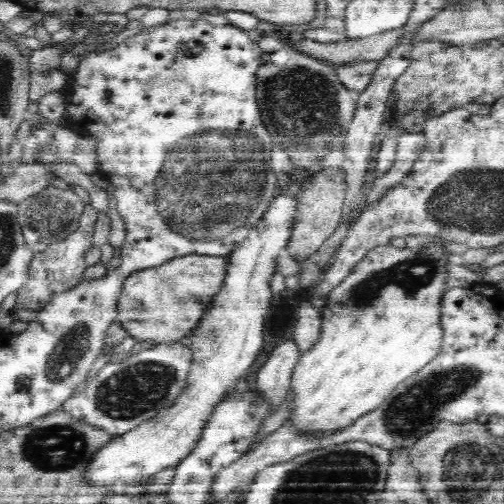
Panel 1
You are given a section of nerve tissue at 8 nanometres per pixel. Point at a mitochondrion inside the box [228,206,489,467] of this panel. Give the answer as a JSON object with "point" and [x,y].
{"point":[415,407]}

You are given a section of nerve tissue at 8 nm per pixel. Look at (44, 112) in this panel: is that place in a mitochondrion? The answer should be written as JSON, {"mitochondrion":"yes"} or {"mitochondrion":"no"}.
{"mitochondrion":"no"}

